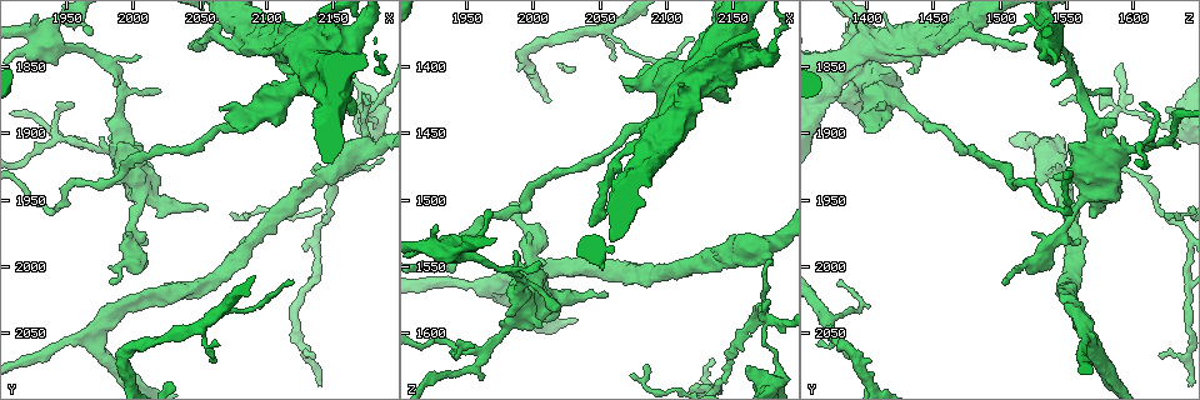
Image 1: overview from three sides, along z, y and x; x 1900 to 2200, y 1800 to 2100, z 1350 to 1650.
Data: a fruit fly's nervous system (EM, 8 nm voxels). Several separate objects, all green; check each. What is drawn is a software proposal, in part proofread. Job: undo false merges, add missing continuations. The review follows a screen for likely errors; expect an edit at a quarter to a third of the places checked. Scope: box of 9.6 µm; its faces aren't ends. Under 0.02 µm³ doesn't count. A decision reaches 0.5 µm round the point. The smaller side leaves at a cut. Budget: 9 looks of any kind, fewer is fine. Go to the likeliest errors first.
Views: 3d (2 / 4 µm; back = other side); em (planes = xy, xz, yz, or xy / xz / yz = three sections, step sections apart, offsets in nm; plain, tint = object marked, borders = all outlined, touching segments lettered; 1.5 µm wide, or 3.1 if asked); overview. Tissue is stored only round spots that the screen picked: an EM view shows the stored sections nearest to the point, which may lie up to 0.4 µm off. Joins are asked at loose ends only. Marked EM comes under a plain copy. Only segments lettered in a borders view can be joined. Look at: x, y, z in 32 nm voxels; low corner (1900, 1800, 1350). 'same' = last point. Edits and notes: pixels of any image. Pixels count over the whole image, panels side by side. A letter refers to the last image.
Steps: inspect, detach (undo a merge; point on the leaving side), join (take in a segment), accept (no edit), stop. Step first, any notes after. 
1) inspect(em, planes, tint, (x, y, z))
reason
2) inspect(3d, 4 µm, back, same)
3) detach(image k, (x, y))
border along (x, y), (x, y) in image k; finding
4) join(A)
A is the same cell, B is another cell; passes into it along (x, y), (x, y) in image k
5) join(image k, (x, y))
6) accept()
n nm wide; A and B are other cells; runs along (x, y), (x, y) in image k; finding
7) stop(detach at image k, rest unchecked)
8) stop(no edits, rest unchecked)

inspect(3d, 4 µm, (2172, 1882, 1594))
thick turns thin

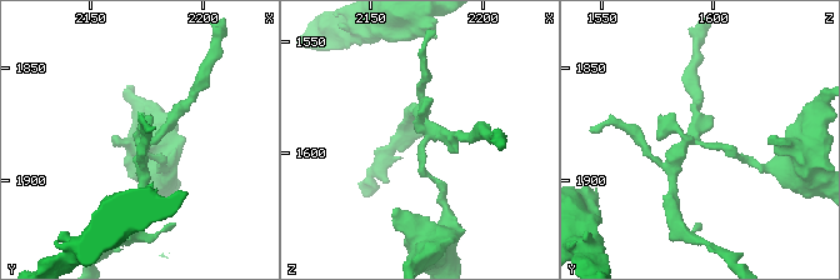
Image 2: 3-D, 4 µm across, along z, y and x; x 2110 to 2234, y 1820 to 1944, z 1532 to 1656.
inspect(em, xz, step 8, tint, (2173, 1884, 1596))
4 arms; now the EM

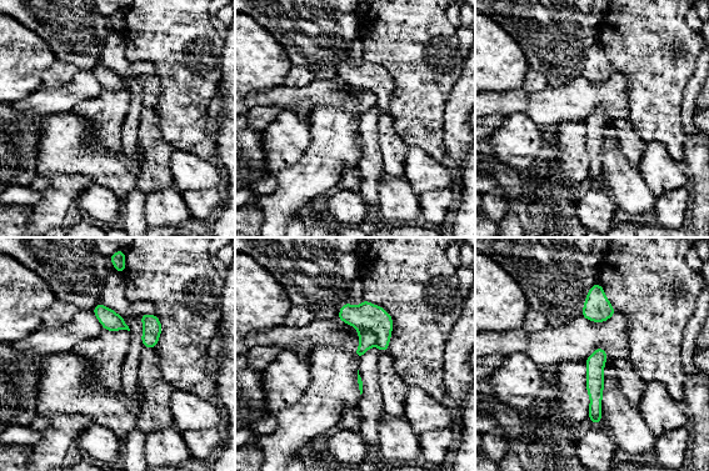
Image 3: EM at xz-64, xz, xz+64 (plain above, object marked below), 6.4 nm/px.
inspect(em, planes, borders, same)

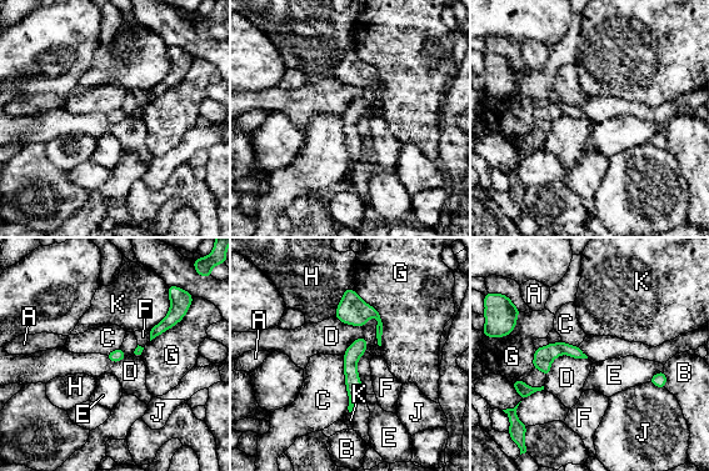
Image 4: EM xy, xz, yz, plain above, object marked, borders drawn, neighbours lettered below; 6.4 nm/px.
detach(image 4, (543, 356))
A, B, C, D, E, F, G, H, J and K are other cells; border along (555, 344), (562, 352) in image 4; two neurons meet here

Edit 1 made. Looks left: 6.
inspect(overview)
see it whole again

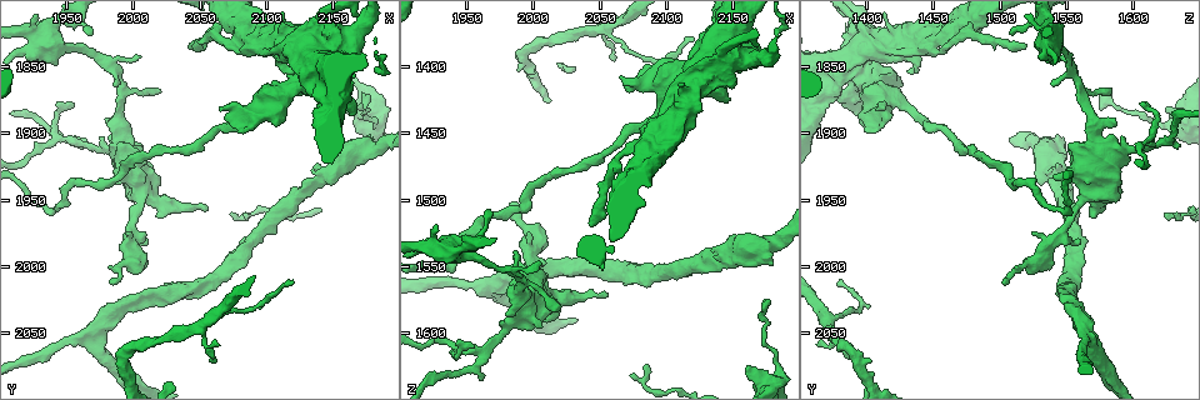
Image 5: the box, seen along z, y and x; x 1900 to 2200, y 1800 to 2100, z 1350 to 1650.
inspect(em, planes, borders, (2180, 1910, 1550))
stops while still wide

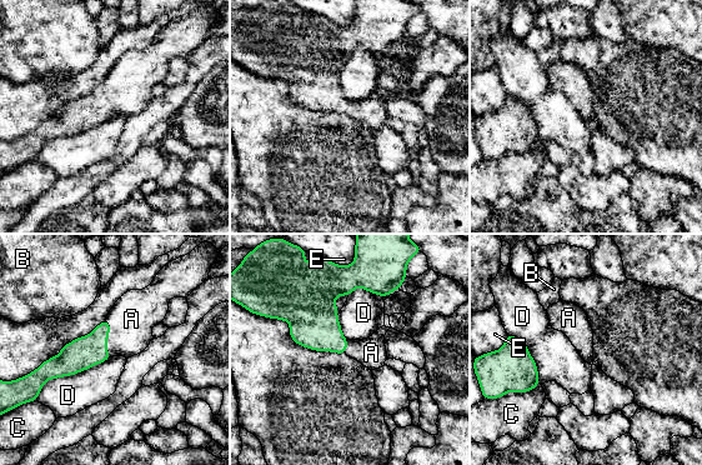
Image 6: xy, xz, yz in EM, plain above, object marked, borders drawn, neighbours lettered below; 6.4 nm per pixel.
join(A)
D touches over 550 nm; A is the same cell, B, C, D and E are other cells; the neuron continues

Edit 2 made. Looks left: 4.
stop(detach at image 4, join at image 6, rest unchecked)

